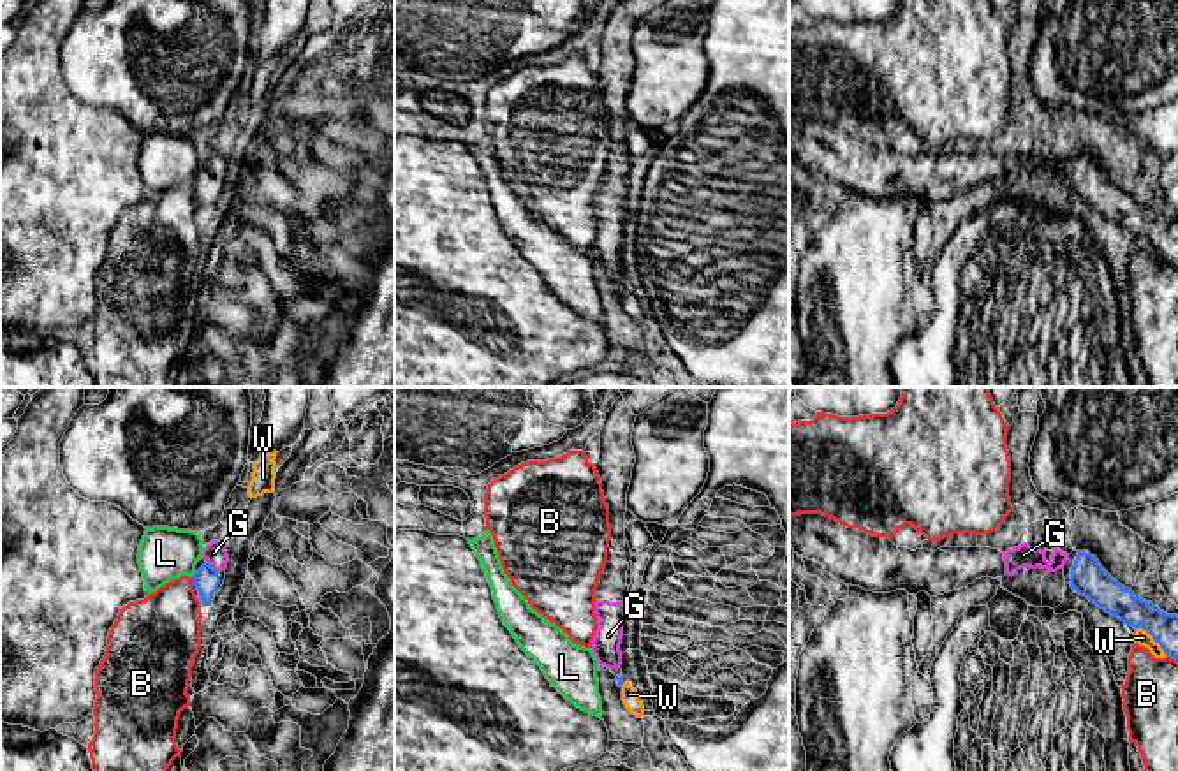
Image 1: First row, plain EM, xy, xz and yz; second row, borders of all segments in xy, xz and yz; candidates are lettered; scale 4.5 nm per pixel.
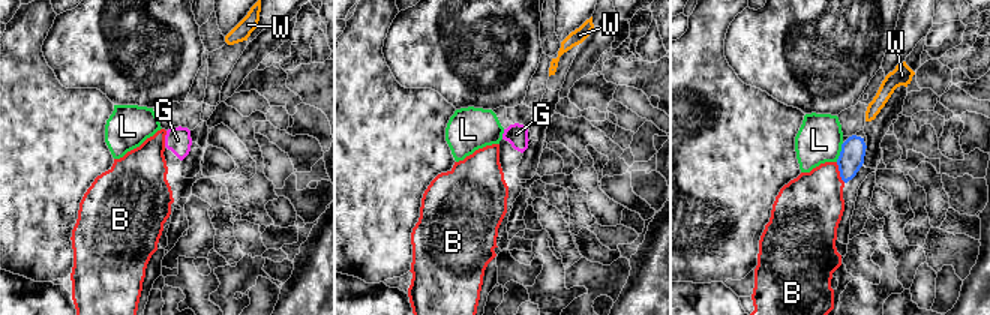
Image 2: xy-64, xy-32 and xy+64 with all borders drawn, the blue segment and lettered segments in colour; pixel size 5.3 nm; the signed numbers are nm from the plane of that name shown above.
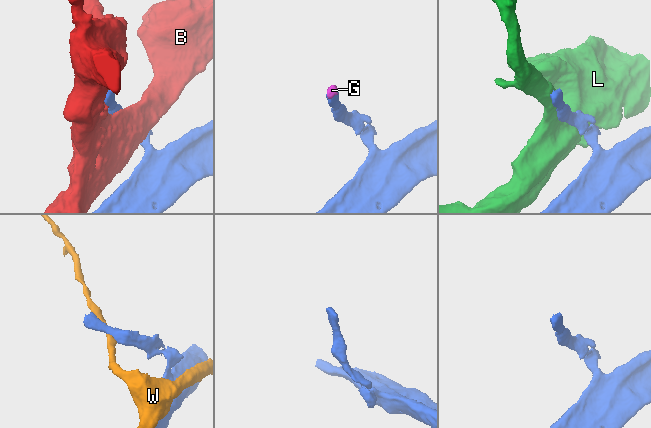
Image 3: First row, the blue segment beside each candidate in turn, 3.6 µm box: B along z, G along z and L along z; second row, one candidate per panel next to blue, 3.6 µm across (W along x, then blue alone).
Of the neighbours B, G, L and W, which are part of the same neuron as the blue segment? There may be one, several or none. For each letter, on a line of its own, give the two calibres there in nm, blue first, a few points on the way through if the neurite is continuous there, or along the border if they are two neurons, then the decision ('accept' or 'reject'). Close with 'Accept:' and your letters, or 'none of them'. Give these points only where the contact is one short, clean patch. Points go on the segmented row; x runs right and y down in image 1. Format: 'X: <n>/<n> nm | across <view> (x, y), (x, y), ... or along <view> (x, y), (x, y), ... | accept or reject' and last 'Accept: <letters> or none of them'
B: 120/320 nm | reject
G: 120/100 nm | across xy (206, 580), (212, 567), (213, 553) | accept
L: 120/240 nm | reject
W: 140/70 nm | reject
Accept: G

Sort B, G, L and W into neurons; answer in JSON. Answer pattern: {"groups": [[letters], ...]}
{"groups": [["B"], ["G"], ["L"], ["W"]]}

